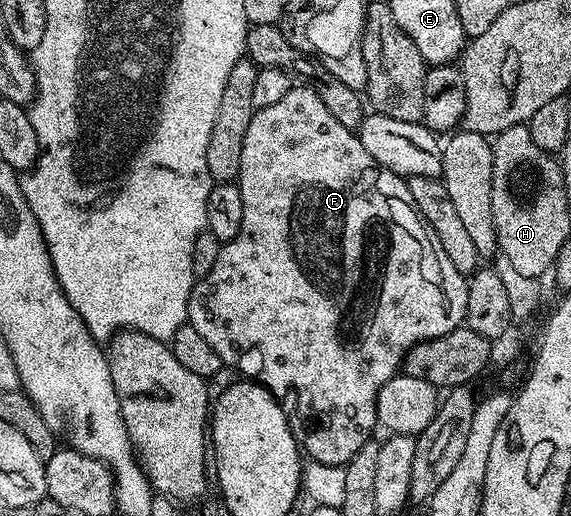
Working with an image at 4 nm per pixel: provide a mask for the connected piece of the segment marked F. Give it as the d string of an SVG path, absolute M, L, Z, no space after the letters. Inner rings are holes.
M293 86L282 99L274 102L274 106L257 108L252 113L250 126L246 129L246 142L242 142L242 166L238 177L244 203L242 226L233 240L221 243L218 262L214 262L210 274L199 277L192 285L188 323L198 330L198 334L202 334L202 338L206 338L206 342L210 342L210 346L214 346L227 367L229 364L237 368L241 377L255 380L277 398L288 396L286 404L292 415L290 427L309 461L317 460L326 466L343 466L373 435L372 427L375 429L378 424L376 395L392 376L401 371L404 355L416 344L430 338L442 338L442 334L450 334L450 330L464 324L468 282L465 277L456 274L454 266L442 259L432 233L412 200L407 179L374 162L374 158L366 154L366 146L362 146L359 135L353 129L342 126L342 122L326 110L326 102L318 98L315 87L307 87Z

